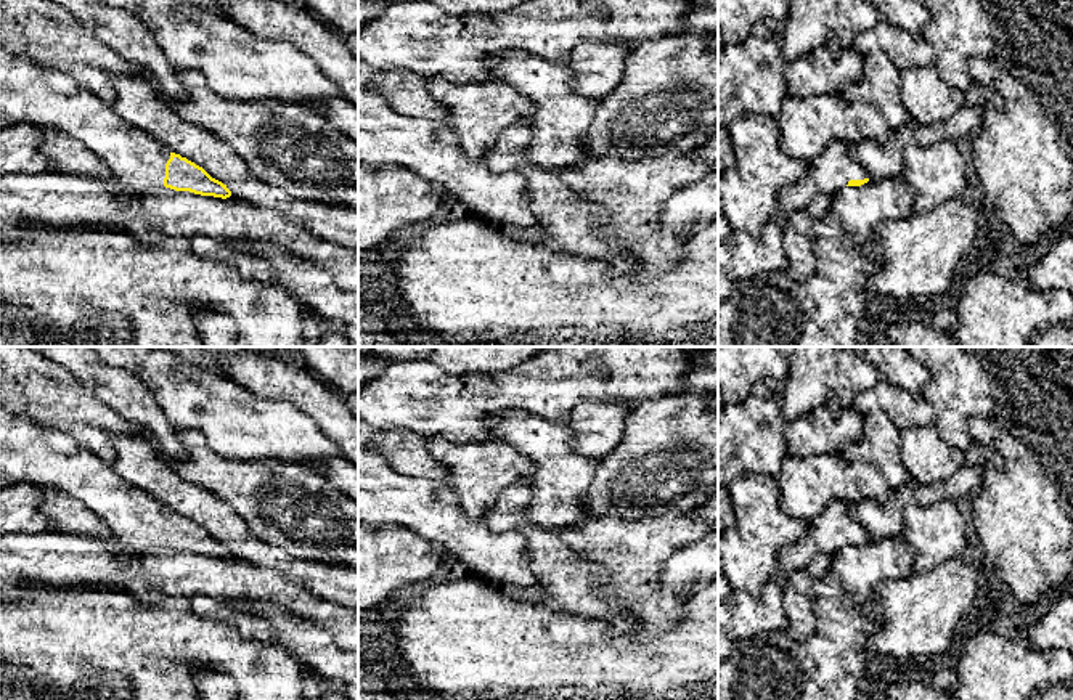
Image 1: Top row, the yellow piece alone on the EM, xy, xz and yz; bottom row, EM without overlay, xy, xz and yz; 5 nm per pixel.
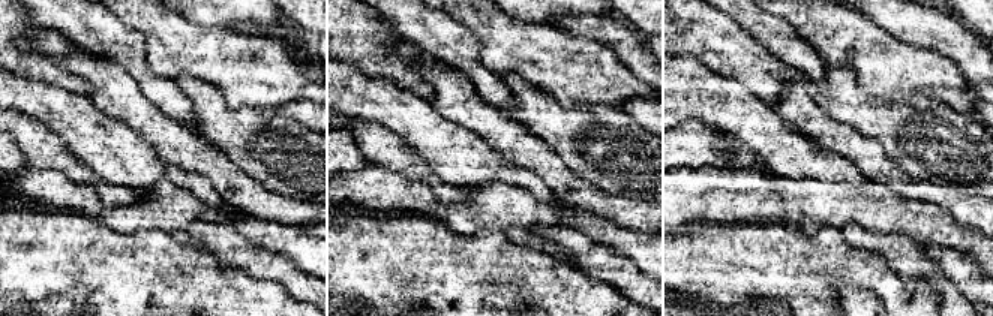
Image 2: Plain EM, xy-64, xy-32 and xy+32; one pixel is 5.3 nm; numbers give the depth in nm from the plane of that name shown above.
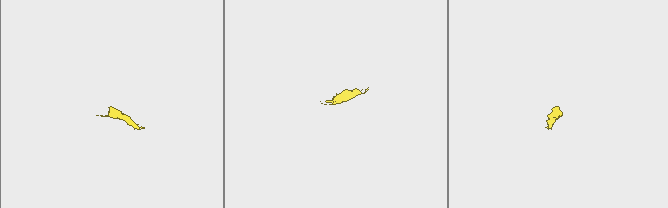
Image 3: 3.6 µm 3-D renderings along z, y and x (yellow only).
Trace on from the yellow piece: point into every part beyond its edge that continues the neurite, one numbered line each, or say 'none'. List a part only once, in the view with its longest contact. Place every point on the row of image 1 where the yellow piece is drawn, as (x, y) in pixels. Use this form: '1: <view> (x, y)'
1: xy (137, 161)

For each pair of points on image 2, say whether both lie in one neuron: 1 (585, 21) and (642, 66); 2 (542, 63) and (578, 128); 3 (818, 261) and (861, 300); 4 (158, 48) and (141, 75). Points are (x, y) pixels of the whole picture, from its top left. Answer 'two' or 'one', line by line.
1: one
2: two
3: two
4: two

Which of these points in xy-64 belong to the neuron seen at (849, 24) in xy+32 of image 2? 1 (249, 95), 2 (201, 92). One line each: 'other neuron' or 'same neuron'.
1: same neuron
2: other neuron

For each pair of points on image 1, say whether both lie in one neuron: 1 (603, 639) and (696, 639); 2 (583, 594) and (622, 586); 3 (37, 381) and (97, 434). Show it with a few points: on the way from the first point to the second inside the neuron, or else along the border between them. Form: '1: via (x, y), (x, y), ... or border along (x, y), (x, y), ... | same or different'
1: via (625, 652), (673, 652) | same
2: border along (580, 557), (607, 572), (598, 591), (612, 598) | different
3: via (52, 395), (82, 423) | same

